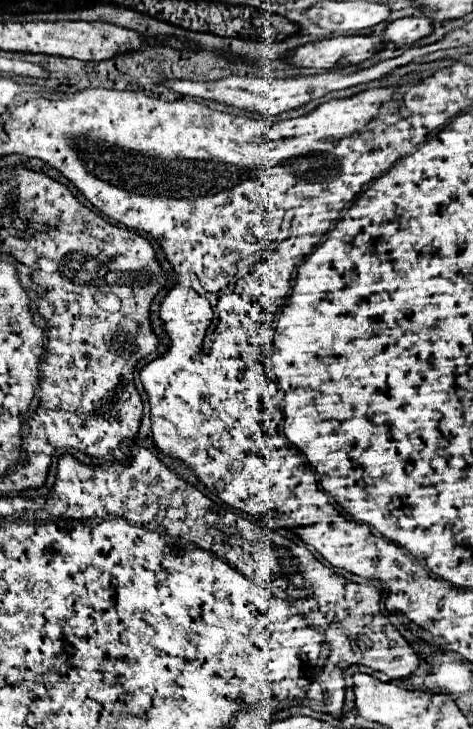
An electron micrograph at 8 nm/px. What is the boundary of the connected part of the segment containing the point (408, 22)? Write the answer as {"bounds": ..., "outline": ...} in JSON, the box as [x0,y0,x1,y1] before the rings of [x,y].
{"bounds":[384,17,434,45],"outline":[[[406,17],[390,23],[384,31],[384,39],[396,45],[412,45],[434,31],[434,21],[428,17]]]}

